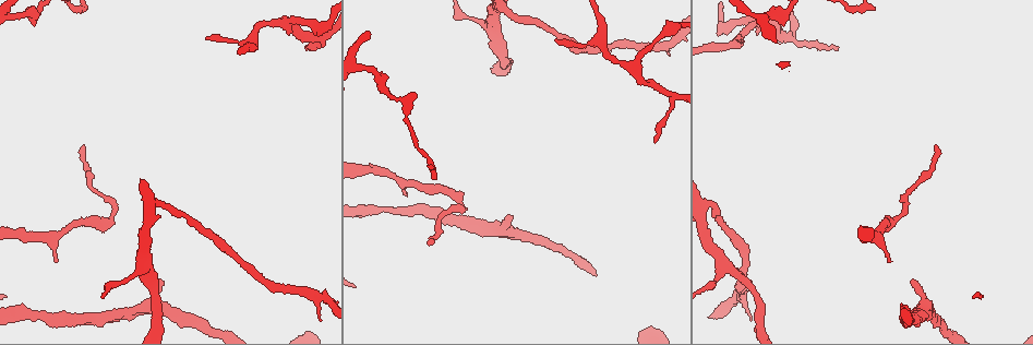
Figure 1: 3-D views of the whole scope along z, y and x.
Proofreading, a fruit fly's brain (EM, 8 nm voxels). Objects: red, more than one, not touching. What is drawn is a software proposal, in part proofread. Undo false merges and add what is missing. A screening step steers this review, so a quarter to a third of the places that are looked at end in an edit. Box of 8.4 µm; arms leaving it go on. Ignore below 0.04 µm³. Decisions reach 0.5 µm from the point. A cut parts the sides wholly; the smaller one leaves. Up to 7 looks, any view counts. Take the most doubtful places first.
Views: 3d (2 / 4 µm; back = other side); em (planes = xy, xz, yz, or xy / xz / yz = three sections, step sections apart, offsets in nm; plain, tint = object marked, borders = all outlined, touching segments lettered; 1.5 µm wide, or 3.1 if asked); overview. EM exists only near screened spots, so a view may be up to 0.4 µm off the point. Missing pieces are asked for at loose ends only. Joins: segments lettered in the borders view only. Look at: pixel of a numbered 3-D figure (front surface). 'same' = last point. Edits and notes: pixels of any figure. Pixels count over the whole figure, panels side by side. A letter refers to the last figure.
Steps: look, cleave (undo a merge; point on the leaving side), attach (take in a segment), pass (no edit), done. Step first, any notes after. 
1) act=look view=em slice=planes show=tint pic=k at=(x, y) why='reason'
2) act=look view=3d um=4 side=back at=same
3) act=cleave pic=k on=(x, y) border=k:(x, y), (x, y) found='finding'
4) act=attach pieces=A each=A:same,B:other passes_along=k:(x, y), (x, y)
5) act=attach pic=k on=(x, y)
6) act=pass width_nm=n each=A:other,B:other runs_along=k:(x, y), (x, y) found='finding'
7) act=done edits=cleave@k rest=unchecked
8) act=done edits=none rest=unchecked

act=look view=3d um=2 pic=1 at=(839, 47) why='thin end'

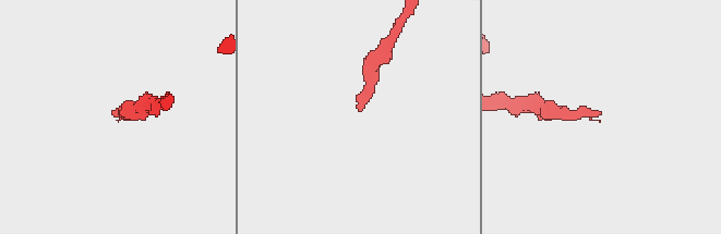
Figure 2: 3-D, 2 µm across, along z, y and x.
act=look view=em slice=planes show=borders pic=2 at=(113, 116)

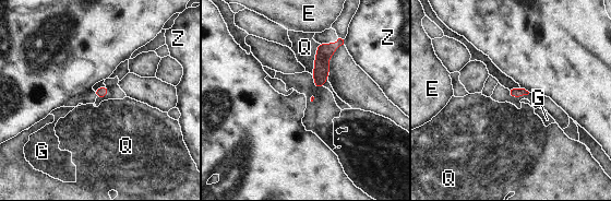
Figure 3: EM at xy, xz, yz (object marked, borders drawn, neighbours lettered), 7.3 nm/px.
act=pass each=E:other,G:other,Q:other,Z:other border=3:(320, 44), (316, 49), (312, 74) found='no lettered segment goes on from it'

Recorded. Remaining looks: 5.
act=look view=3d um=4 pic=1 at=(162, 280) why='thin end'

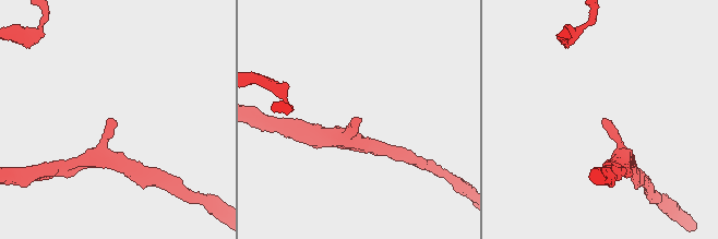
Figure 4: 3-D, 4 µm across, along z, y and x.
act=look view=em slice=planes show=plain pic=4 at=(112, 121) why='now the EM'

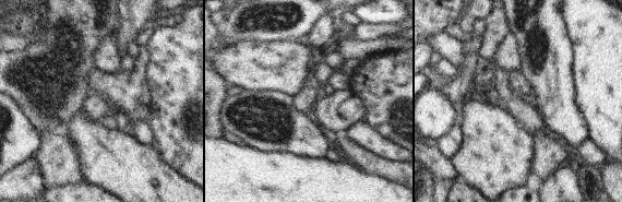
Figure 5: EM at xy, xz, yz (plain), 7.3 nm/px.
act=look view=em slice=planes show=borders at=same why='what lies round it'

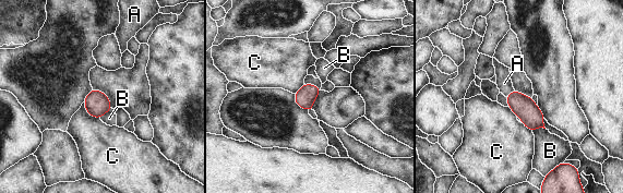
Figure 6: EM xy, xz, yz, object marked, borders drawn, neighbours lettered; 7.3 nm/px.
act=attach pieces=A width_nm=150 each=A:same,B:other,C:other passes_along=6:(524, 107), (510, 94), (504, 83) found='it goes on there'

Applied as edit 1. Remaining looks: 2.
act=look view=overview

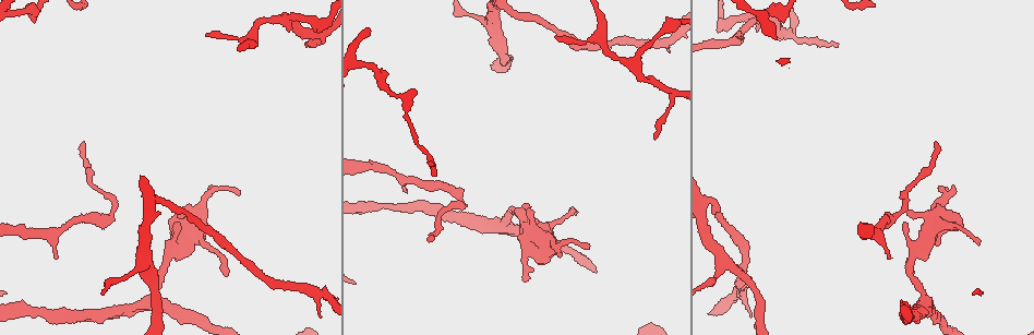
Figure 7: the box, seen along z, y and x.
act=look view=em slice=planes show=borders pic=7 at=(32, 313) why='thin neck'

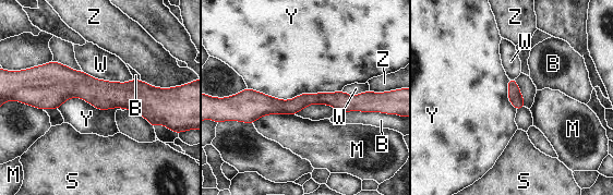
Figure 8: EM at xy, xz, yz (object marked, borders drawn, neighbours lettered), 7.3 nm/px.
act=pass each=B:other,M:other,S:other,W:other,Y:other,Z:other found='one neuron here'

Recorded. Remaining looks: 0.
act=done edits=attach@6 rest=unchecked

